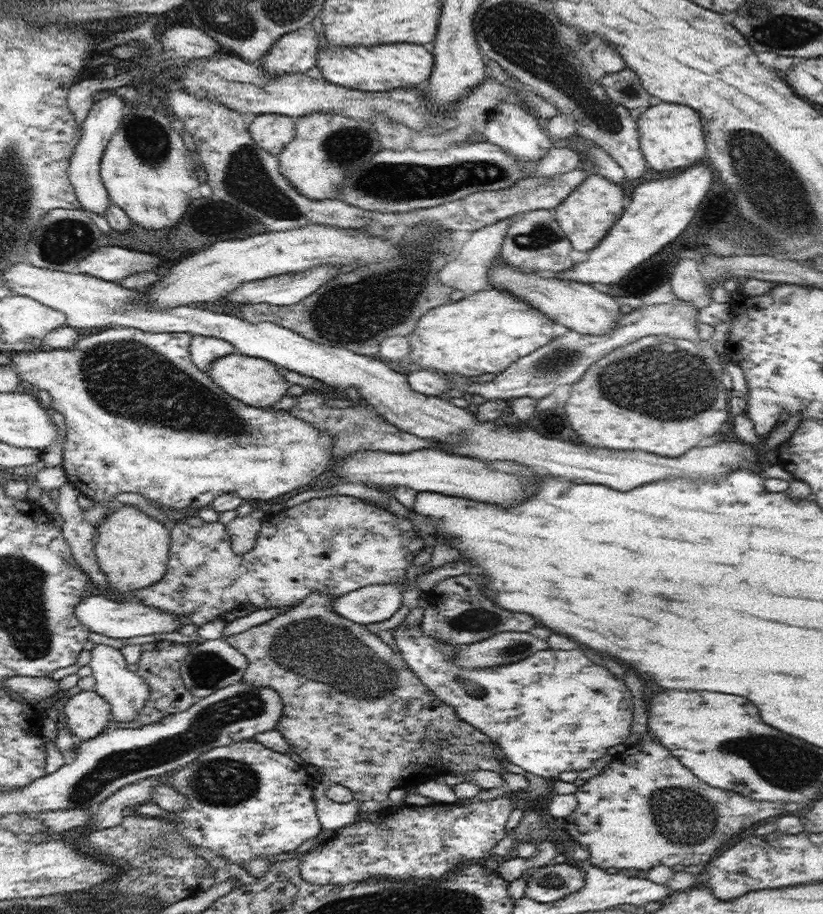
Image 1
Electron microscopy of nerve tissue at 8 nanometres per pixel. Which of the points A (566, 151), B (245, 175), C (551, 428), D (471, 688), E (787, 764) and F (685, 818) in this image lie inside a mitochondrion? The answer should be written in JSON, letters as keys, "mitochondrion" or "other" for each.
{"A":"other","B":"mitochondrion","C":"other","D":"mitochondrion","E":"mitochondrion","F":"mitochondrion"}

